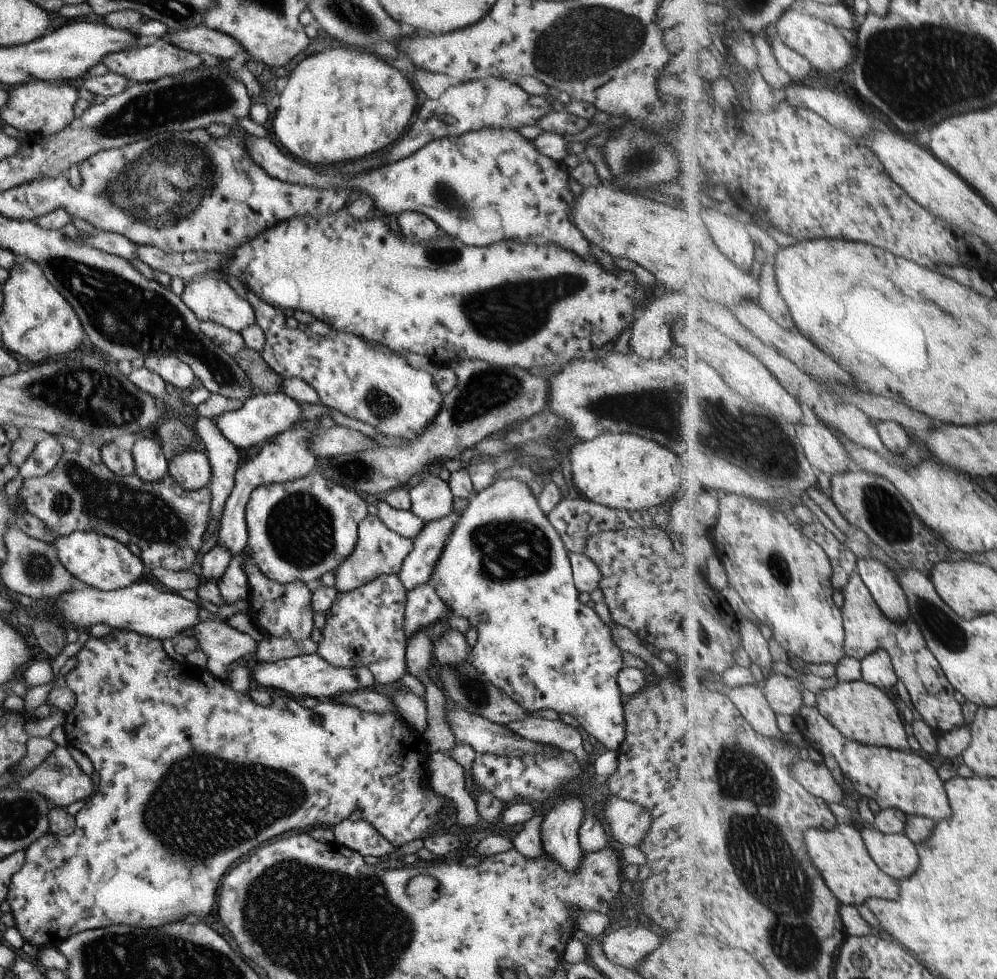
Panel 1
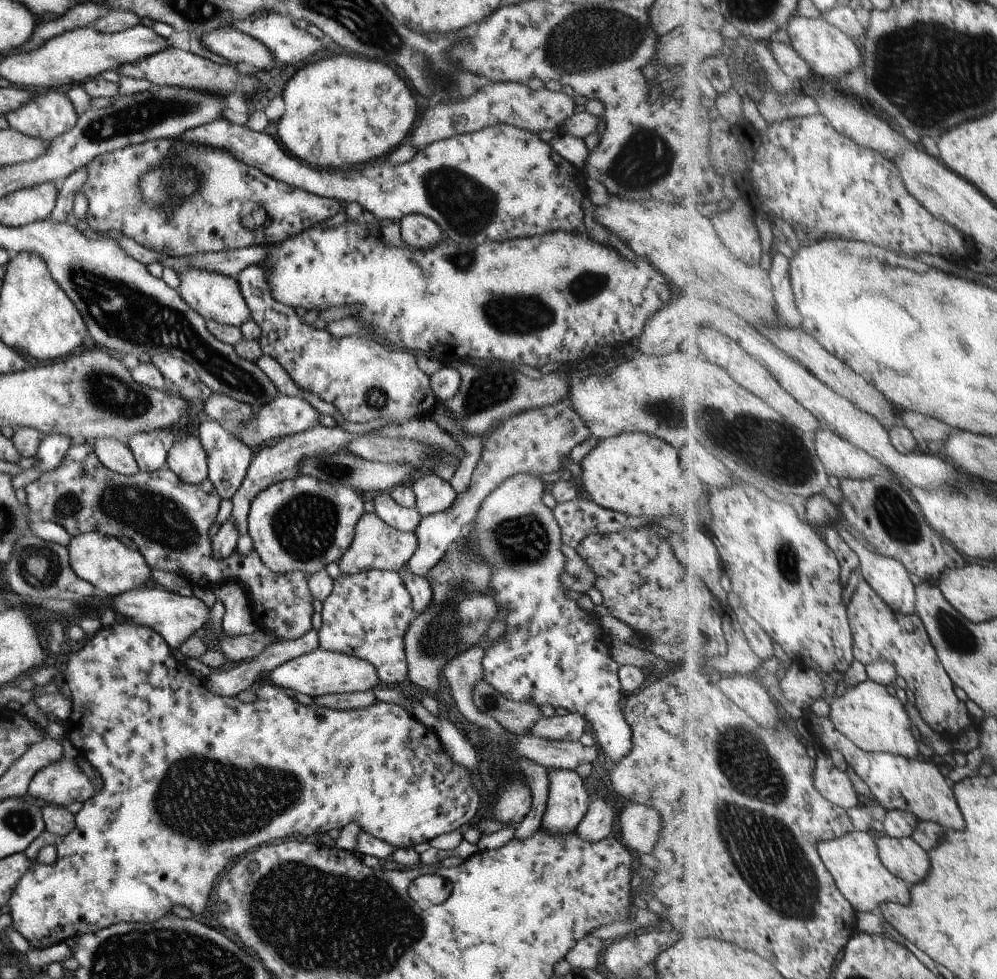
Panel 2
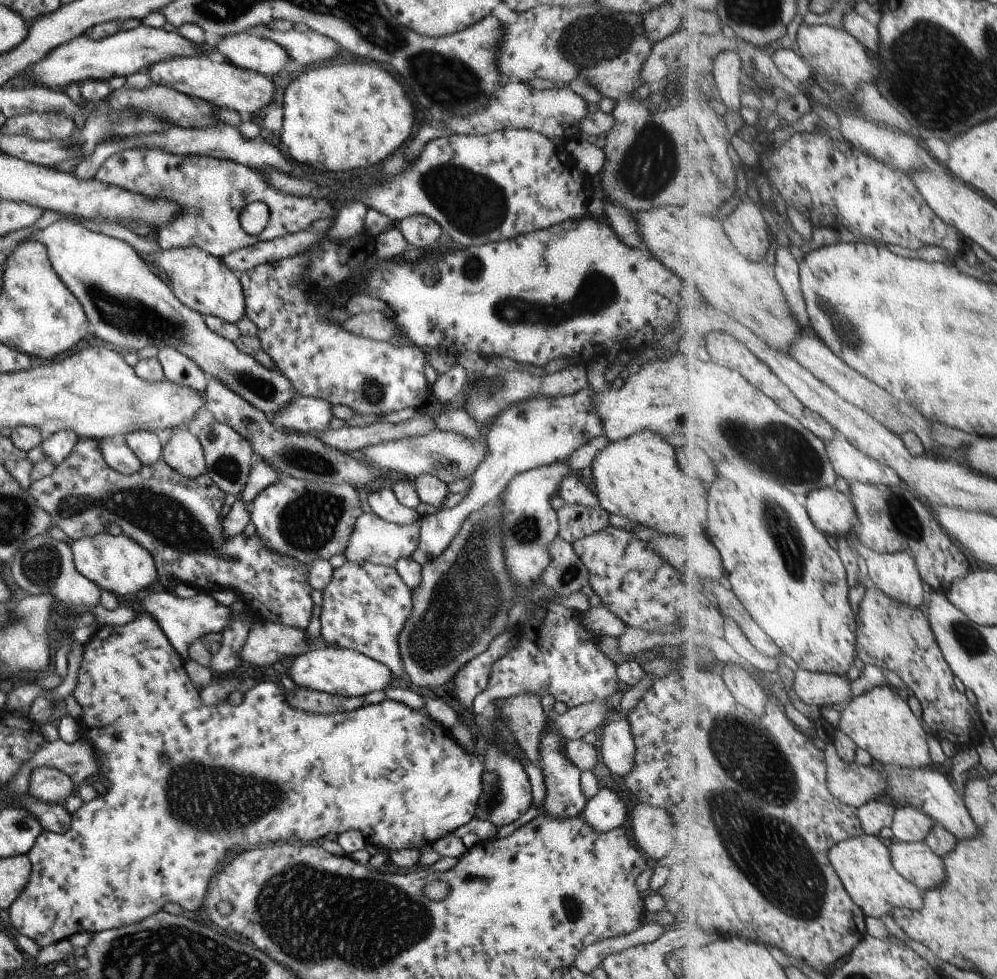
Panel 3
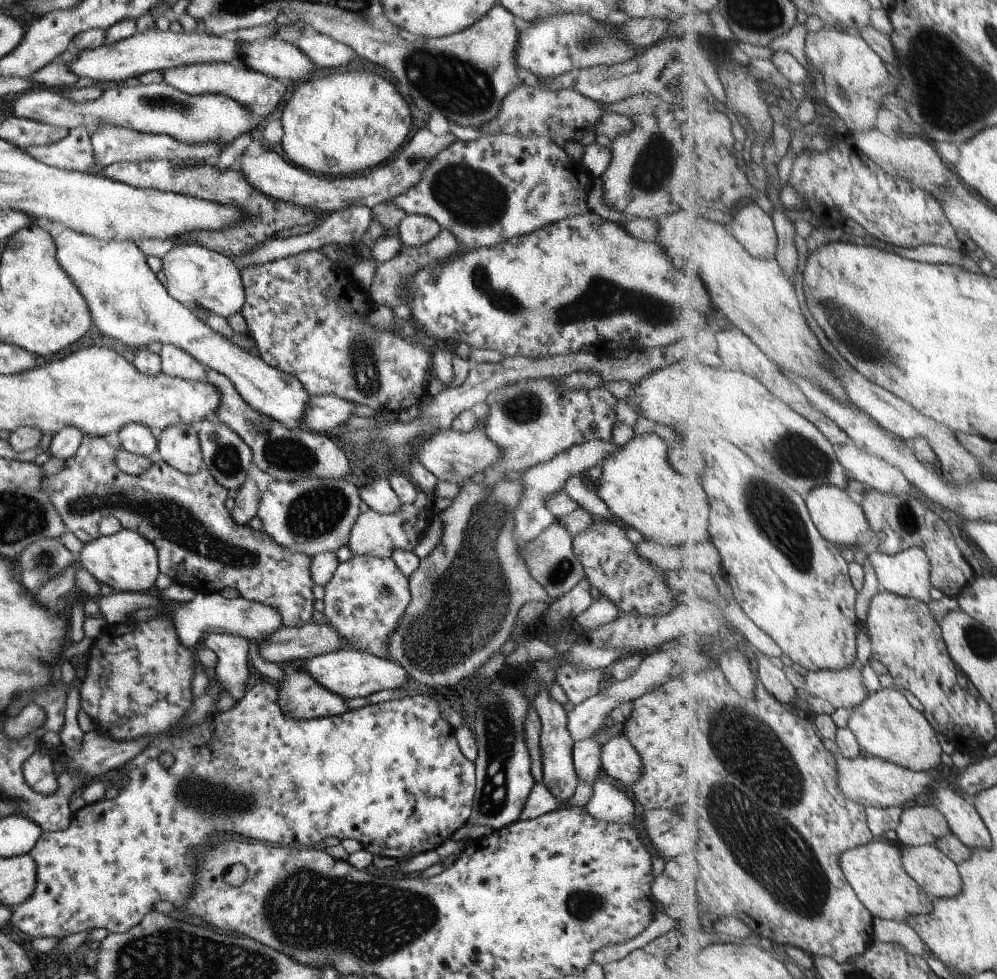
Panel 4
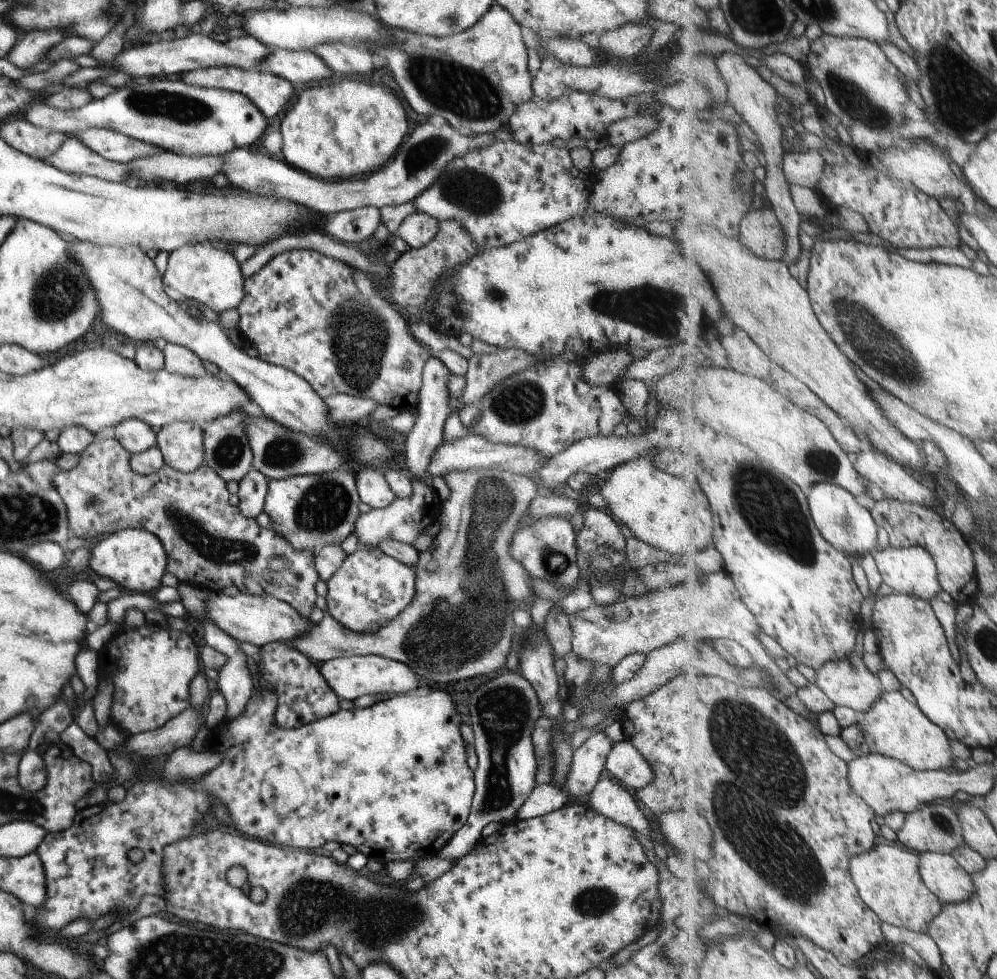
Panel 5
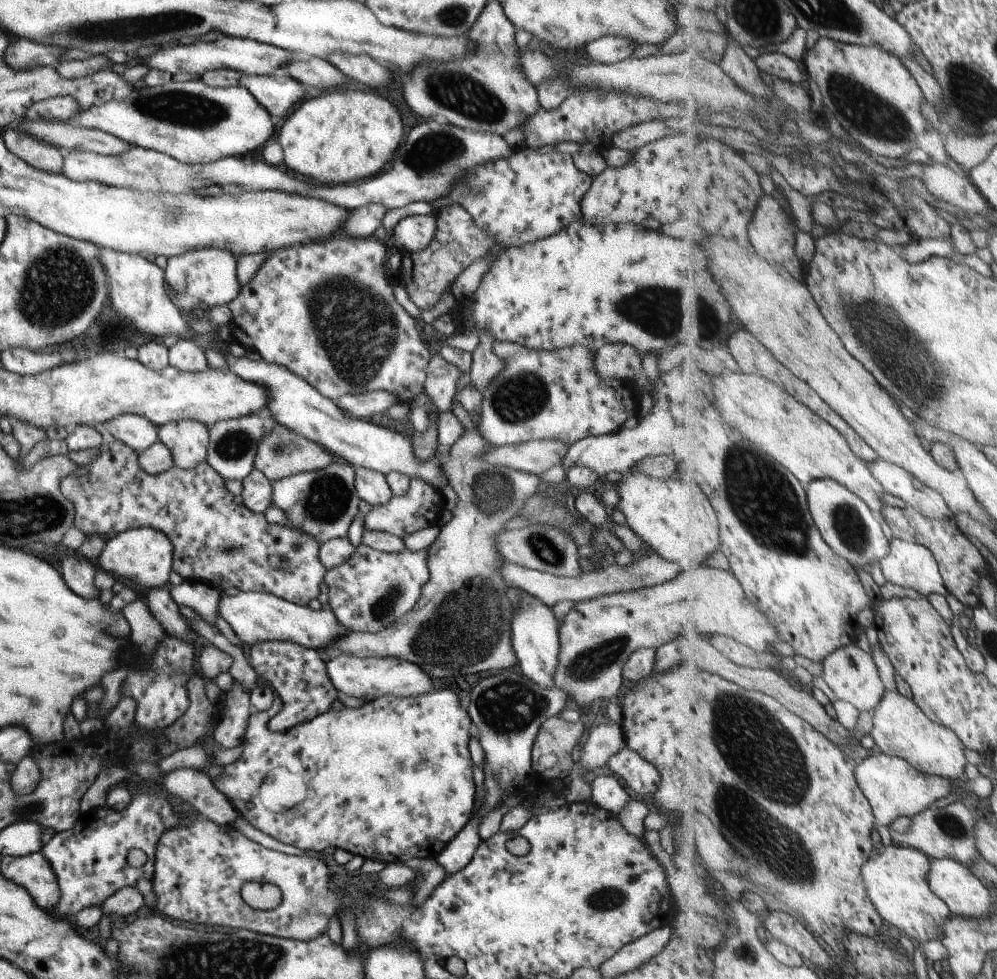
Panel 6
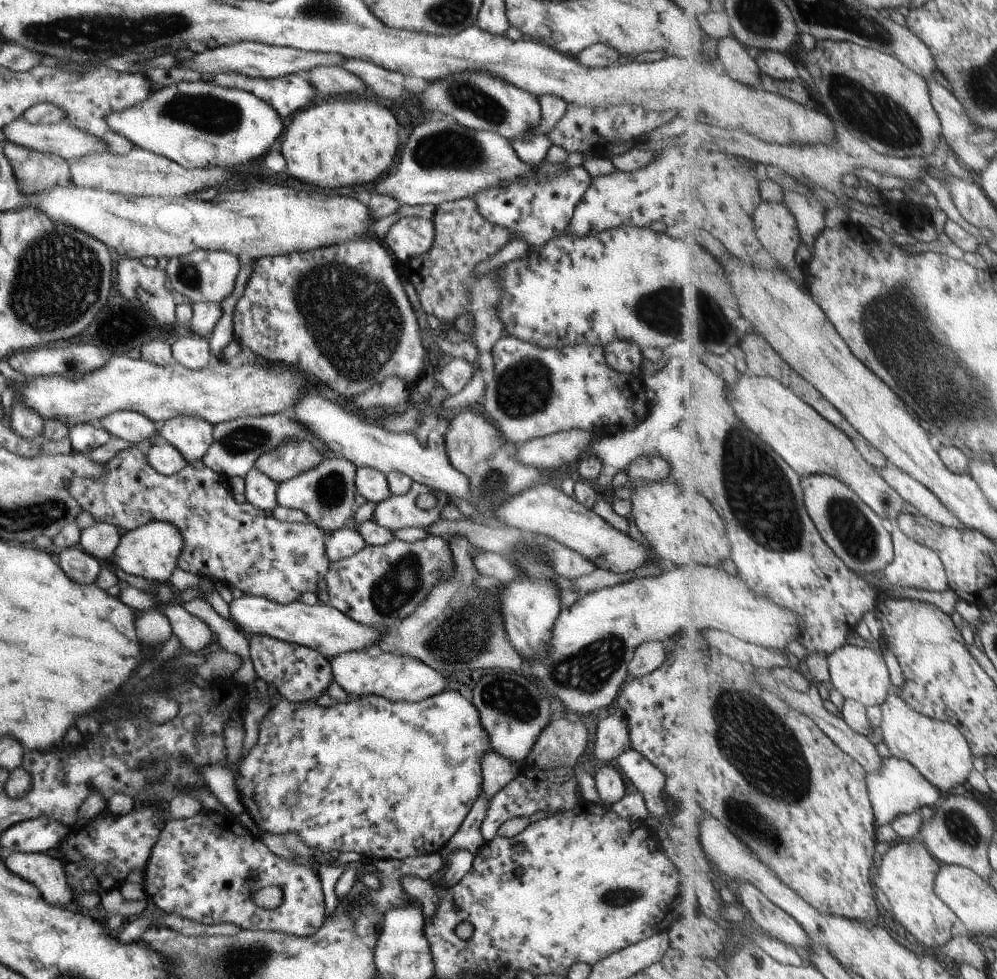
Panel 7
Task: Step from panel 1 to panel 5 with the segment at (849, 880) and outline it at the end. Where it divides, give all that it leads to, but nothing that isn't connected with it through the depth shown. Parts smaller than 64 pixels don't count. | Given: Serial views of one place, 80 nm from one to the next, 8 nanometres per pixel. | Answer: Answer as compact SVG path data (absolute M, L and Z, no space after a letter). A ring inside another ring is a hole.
M889 842L853 857L851 870L861 896L883 922L927 935L930 922L942 913L945 904L924 883L920 862L918 852Z

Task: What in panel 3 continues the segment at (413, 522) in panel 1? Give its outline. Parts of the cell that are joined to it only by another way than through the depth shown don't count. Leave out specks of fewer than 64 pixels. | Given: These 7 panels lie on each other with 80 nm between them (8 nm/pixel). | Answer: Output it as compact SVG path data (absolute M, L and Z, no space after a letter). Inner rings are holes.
M389 485L375 488L367 496L367 504L370 505L370 512L374 513L378 518L385 522L399 524L399 526L411 524L411 522L421 518L415 510L406 508L397 502Z

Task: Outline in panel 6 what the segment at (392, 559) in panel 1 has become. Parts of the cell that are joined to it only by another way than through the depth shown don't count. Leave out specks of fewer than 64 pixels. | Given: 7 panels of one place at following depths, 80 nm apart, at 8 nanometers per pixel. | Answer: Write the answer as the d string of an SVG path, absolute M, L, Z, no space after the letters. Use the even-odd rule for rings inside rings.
M411 479L407 492L402 495L391 495L381 505L373 505L364 516L364 530L385 531L402 540L405 534L437 523L438 512L444 508L444 499L439 490L423 481Z

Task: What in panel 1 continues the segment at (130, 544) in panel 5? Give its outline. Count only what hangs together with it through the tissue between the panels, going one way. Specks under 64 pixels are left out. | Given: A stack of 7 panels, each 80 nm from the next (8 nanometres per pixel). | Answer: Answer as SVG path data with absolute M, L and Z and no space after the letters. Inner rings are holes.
M75 531L61 535L51 543L57 551L58 561L84 585L100 591L125 588L135 581L143 580L144 564L131 547L117 542L114 538L93 531Z

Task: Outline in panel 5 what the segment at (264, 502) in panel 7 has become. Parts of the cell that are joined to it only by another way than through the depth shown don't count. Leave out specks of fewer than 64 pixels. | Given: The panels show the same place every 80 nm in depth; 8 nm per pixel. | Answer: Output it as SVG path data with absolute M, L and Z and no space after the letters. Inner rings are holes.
M251 467L247 474L238 481L237 508L244 517L256 517L263 512L264 498L267 494L267 478Z

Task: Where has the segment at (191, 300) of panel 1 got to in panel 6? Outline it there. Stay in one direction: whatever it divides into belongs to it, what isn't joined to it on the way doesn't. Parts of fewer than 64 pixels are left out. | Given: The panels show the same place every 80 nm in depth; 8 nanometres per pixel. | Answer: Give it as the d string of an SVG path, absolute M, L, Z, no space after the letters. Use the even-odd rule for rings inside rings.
M199 249L189 255L166 258L164 281L171 286L174 295L189 294L201 304L212 307L226 305L237 296L241 288L236 277L236 259L221 249Z

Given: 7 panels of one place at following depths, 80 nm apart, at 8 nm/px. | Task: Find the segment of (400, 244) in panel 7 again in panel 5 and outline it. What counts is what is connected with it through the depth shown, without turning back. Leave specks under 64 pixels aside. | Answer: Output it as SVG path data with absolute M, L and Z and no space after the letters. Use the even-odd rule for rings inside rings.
M425 213L407 215L396 229L397 239L408 247L418 249L425 246L437 232L438 220Z

